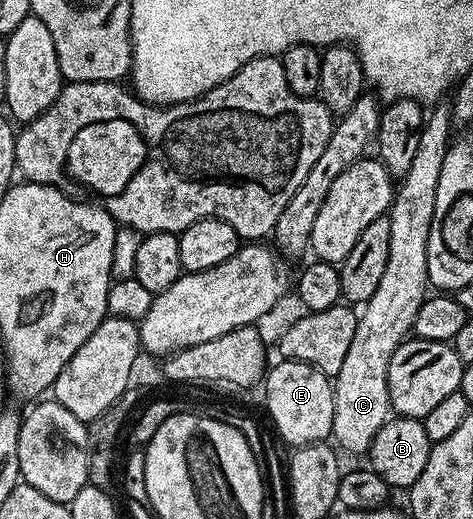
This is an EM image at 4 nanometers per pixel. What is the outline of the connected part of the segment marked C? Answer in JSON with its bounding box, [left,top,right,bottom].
[332,105,454,456]

